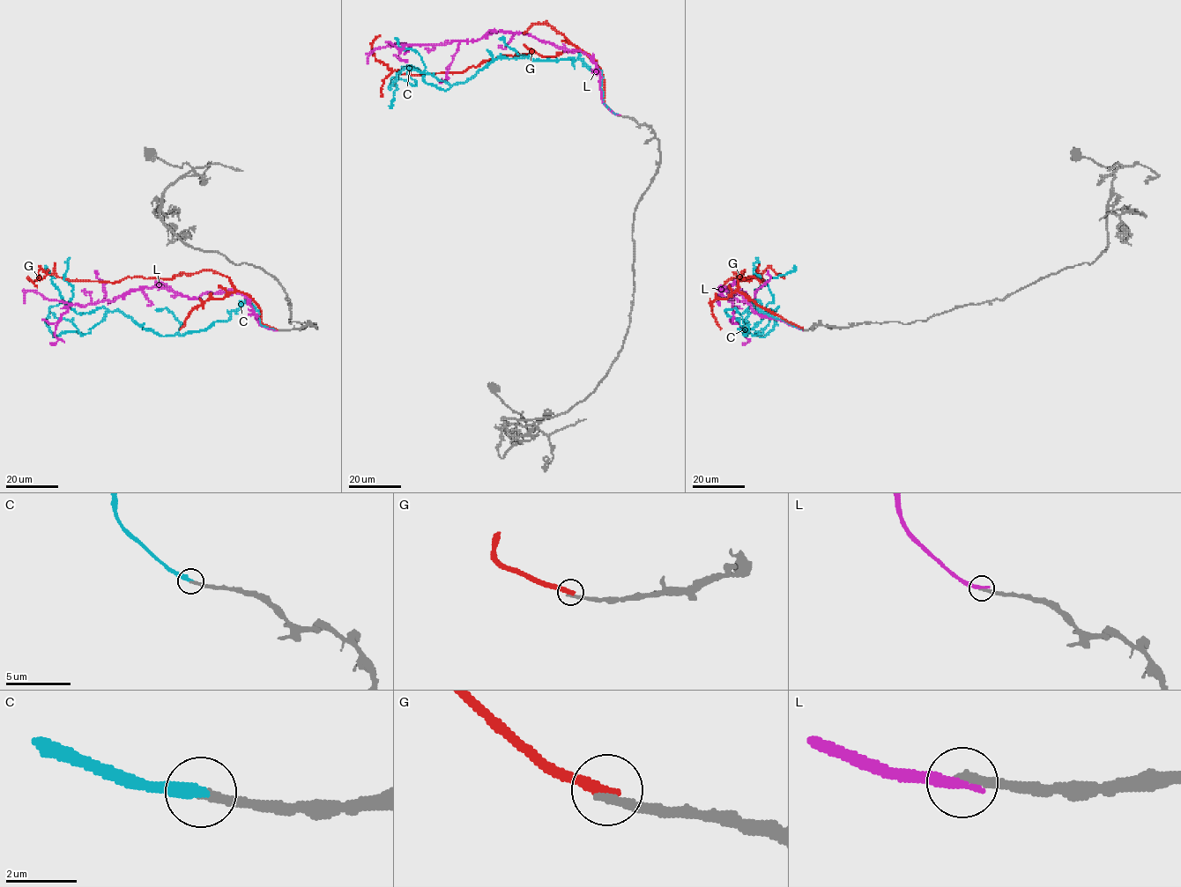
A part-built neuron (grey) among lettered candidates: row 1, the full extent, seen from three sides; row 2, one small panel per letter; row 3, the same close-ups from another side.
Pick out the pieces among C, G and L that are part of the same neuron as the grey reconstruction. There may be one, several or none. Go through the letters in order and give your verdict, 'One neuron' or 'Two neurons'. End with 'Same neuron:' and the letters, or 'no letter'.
C: One neuron
G: Two neurons
L: Two neurons
Same neuron: C

